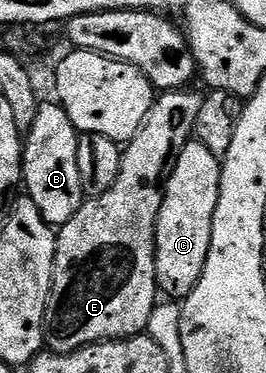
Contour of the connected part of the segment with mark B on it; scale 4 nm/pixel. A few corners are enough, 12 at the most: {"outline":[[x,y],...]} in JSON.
{"outline":[[43,102],[24,137],[22,183],[60,229],[87,200],[80,132]]}

